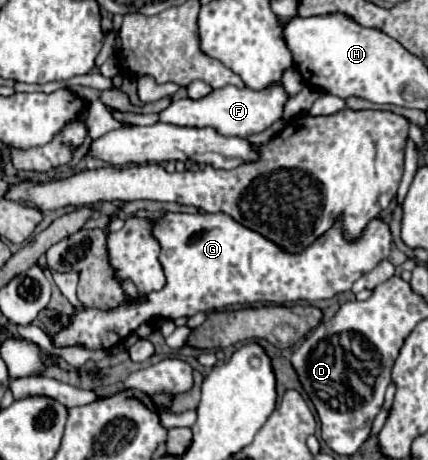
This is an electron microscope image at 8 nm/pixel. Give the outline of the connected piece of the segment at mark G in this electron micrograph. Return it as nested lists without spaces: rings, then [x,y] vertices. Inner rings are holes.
[[[166,213],[164,219],[154,223],[154,237],[160,241],[162,253],[160,263],[166,273],[166,287],[162,291],[154,291],[146,297],[142,297],[140,303],[134,305],[122,305],[114,311],[98,311],[98,309],[84,309],[76,311],[70,325],[62,329],[54,341],[56,345],[84,345],[88,349],[110,349],[122,339],[132,333],[140,323],[156,321],[156,319],[178,319],[178,317],[192,317],[198,311],[210,313],[224,309],[226,305],[236,303],[292,303],[292,301],[320,301],[330,299],[342,291],[350,291],[352,283],[360,279],[364,273],[374,269],[382,259],[388,259],[392,235],[390,227],[382,219],[372,219],[368,227],[360,233],[360,239],[344,239],[342,223],[336,219],[336,223],[316,239],[316,243],[310,243],[300,253],[288,253],[280,251],[276,243],[270,239],[264,239],[264,235],[236,223],[230,215],[224,213]]]

